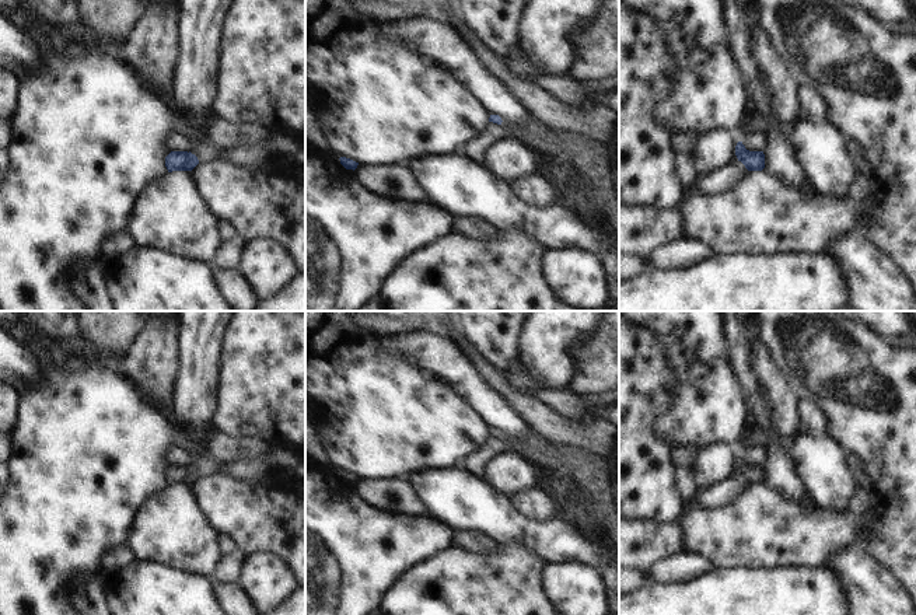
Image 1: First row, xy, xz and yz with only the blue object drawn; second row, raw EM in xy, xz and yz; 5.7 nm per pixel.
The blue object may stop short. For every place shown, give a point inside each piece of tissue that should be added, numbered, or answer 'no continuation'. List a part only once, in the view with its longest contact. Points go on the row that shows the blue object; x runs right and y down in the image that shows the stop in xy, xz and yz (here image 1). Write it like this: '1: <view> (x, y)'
1: xy (219, 140)

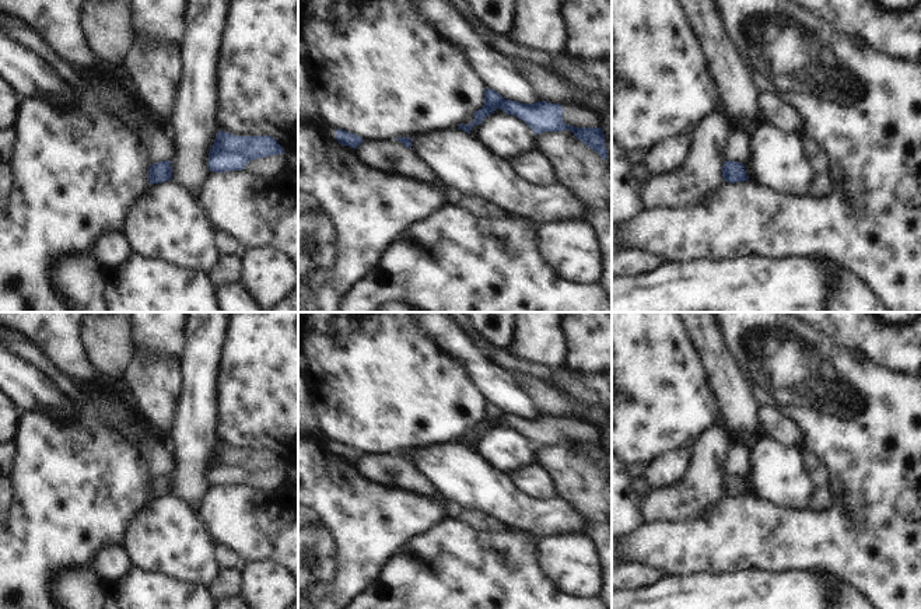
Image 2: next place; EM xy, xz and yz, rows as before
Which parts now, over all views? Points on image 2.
no continuation

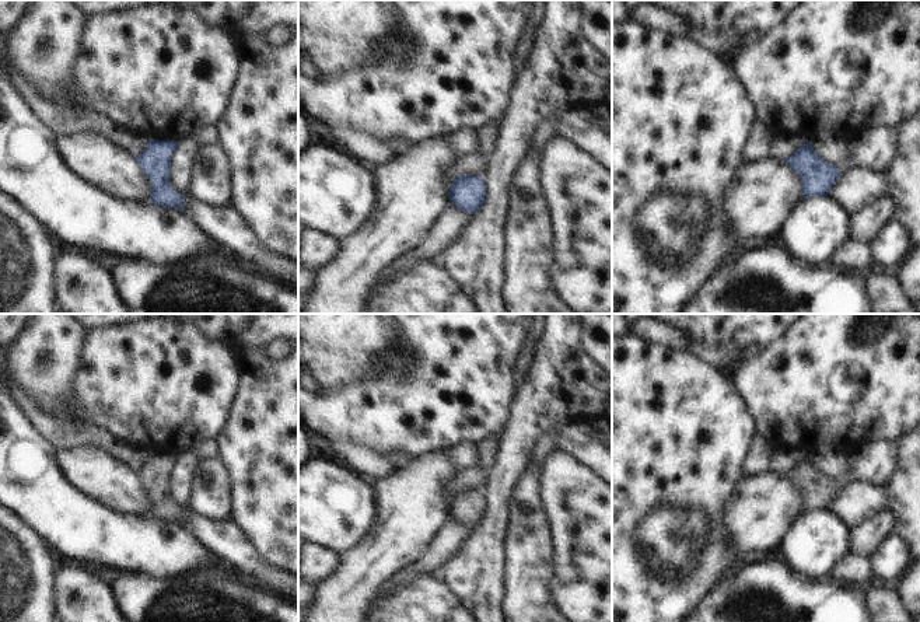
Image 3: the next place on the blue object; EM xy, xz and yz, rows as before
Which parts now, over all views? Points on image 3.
no continuation

